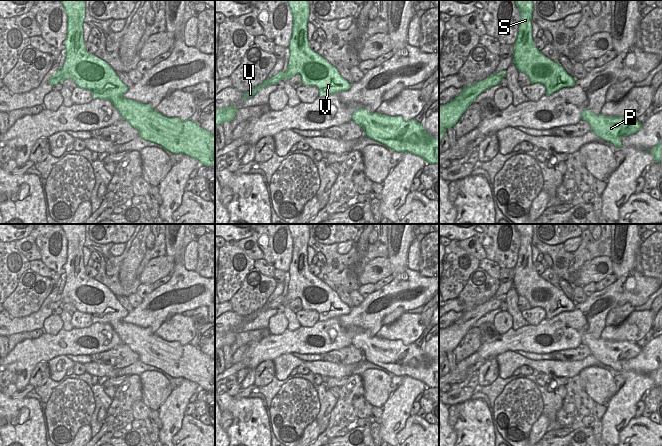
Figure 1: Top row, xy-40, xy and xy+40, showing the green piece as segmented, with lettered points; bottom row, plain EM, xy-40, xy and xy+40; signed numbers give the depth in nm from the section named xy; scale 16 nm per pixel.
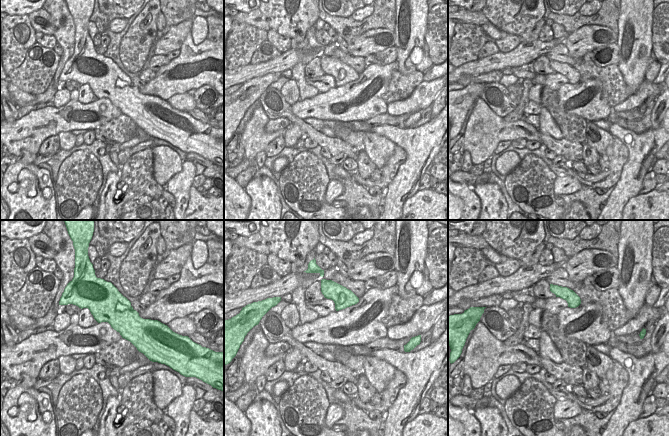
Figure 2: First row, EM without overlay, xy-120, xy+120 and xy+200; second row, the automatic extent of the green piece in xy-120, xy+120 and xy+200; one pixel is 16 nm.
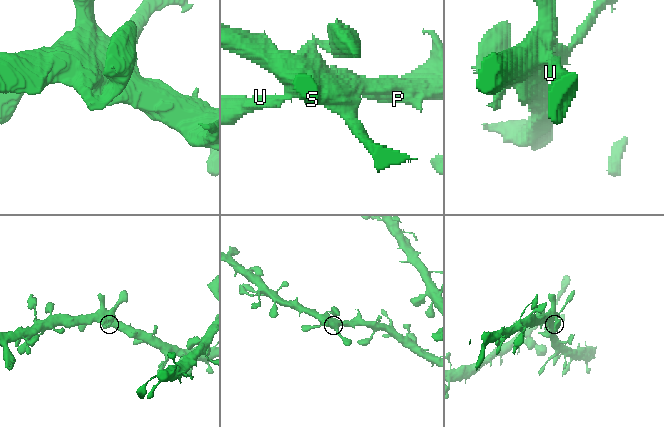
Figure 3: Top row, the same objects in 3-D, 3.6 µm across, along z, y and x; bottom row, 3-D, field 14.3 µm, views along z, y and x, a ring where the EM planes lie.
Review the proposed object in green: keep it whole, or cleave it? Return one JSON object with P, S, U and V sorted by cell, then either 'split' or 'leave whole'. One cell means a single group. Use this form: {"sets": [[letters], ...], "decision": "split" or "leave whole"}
{"sets": [["P", "S", "U", "V"]], "decision": "leave whole"}

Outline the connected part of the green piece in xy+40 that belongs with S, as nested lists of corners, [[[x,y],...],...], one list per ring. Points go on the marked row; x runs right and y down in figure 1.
[[[515,0],[515,4],[520,11],[520,23],[518,34],[514,43],[513,63],[519,72],[525,73],[531,84],[541,83],[546,87],[546,95],[551,95],[563,87],[573,87],[576,79],[570,76],[560,65],[544,56],[535,46],[532,38],[532,0]]]

